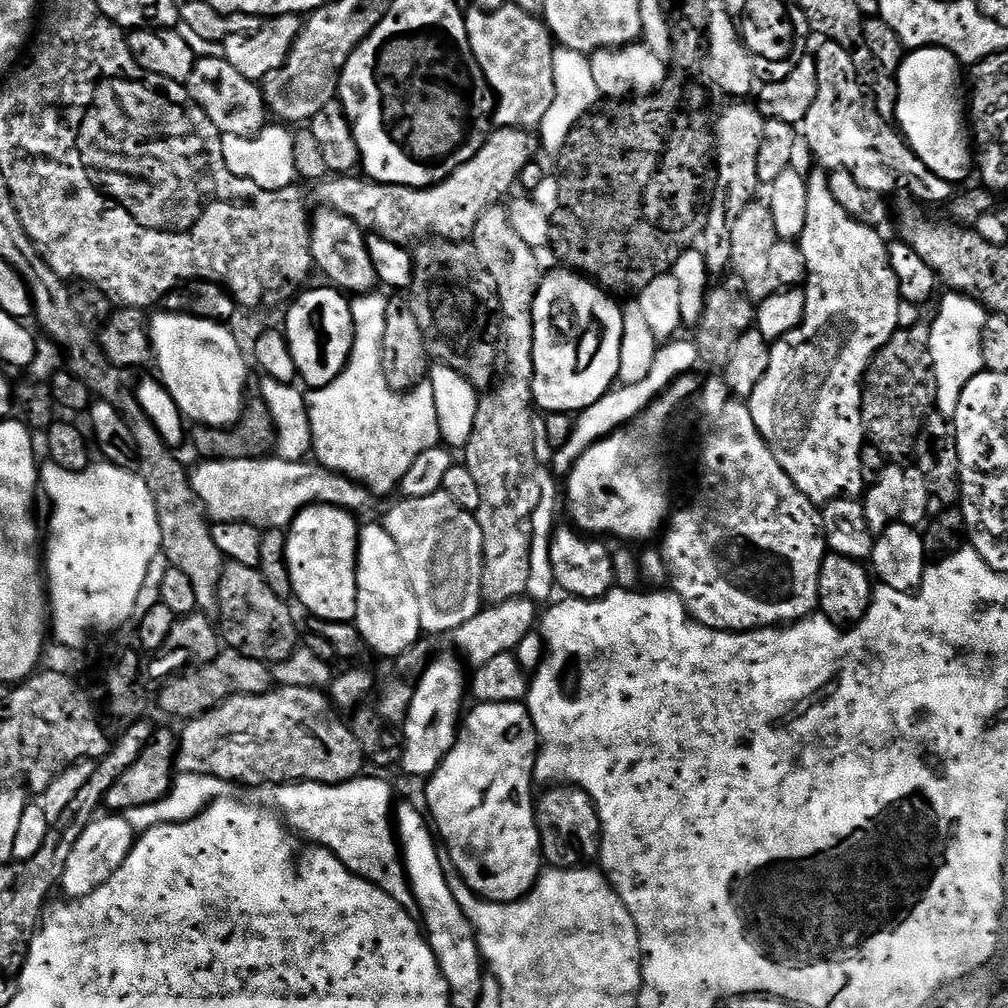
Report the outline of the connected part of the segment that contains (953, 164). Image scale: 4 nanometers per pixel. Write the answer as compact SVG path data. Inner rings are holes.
M917 48L905 55L902 66L894 74L896 81L894 115L900 135L907 140L908 147L930 171L954 186L960 186L960 183L974 172L974 148L970 143L966 108L965 105L964 108L960 105L960 71L962 65L954 53L944 48Z

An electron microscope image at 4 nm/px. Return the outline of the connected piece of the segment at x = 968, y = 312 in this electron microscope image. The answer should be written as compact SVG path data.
M948 294L936 312L936 321L931 321L930 354L936 375L936 408L944 416L955 417L958 398L962 398L966 382L985 371L982 362L982 330L988 317L989 313L978 301L963 294Z

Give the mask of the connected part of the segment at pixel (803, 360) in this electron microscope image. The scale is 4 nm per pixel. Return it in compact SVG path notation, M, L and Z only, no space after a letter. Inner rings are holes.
M816 170L813 176L809 175L807 177L806 226L802 230L798 241L800 253L804 255L804 261L808 267L806 287L804 288L804 293L806 294L804 320L794 331L786 334L781 340L777 340L772 344L770 367L766 369L766 374L763 376L762 382L758 382L758 386L754 386L754 394L747 397L746 400L750 414L754 418L754 426L758 426L762 438L772 448L774 458L778 458L778 466L782 466L782 470L786 470L786 474L790 474L794 486L798 486L798 490L802 490L802 494L806 494L806 498L810 498L813 504L817 506L825 506L830 501L840 497L856 498L865 491L866 485L862 480L860 461L860 455L866 445L866 433L864 431L864 423L862 422L864 376L868 373L868 367L872 365L872 360L876 356L876 353L882 350L882 346L886 346L886 342L890 342L890 338L900 328L898 312L902 303L899 280L891 268L889 241L884 241L880 237L881 233L877 229L871 228L869 224L864 224L861 220L857 220L855 216L851 216L840 205L838 198L834 198L834 194L828 185L828 178L829 173L824 170Z

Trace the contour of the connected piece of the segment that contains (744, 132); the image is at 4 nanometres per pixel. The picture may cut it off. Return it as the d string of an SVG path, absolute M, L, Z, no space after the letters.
M752 102L729 103L732 105L714 124L714 187L710 192L710 207L702 233L702 251L710 270L727 269L731 265L730 238L734 235L734 214L753 204L757 199L756 191L762 188L758 178L758 146L762 146L765 119L755 103L748 103Z

